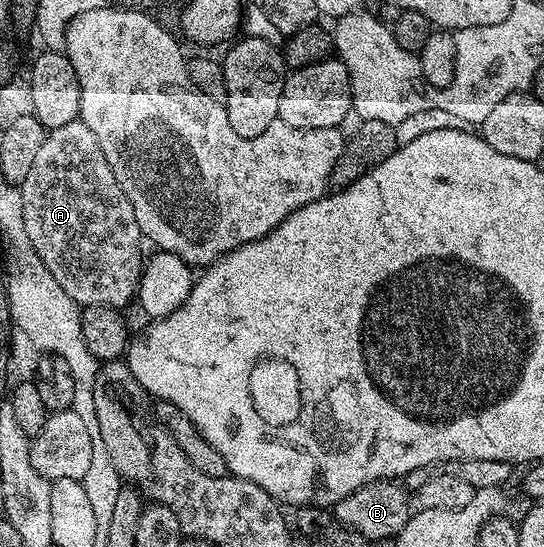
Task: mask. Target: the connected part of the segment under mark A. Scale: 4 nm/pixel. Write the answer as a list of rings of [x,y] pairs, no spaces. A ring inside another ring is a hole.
[[[80,119],[49,131],[29,175],[20,187],[26,236],[66,296],[70,296],[81,307],[100,305],[125,309],[124,306],[135,299],[140,286],[144,237],[135,219],[133,205],[122,191],[94,132]]]

